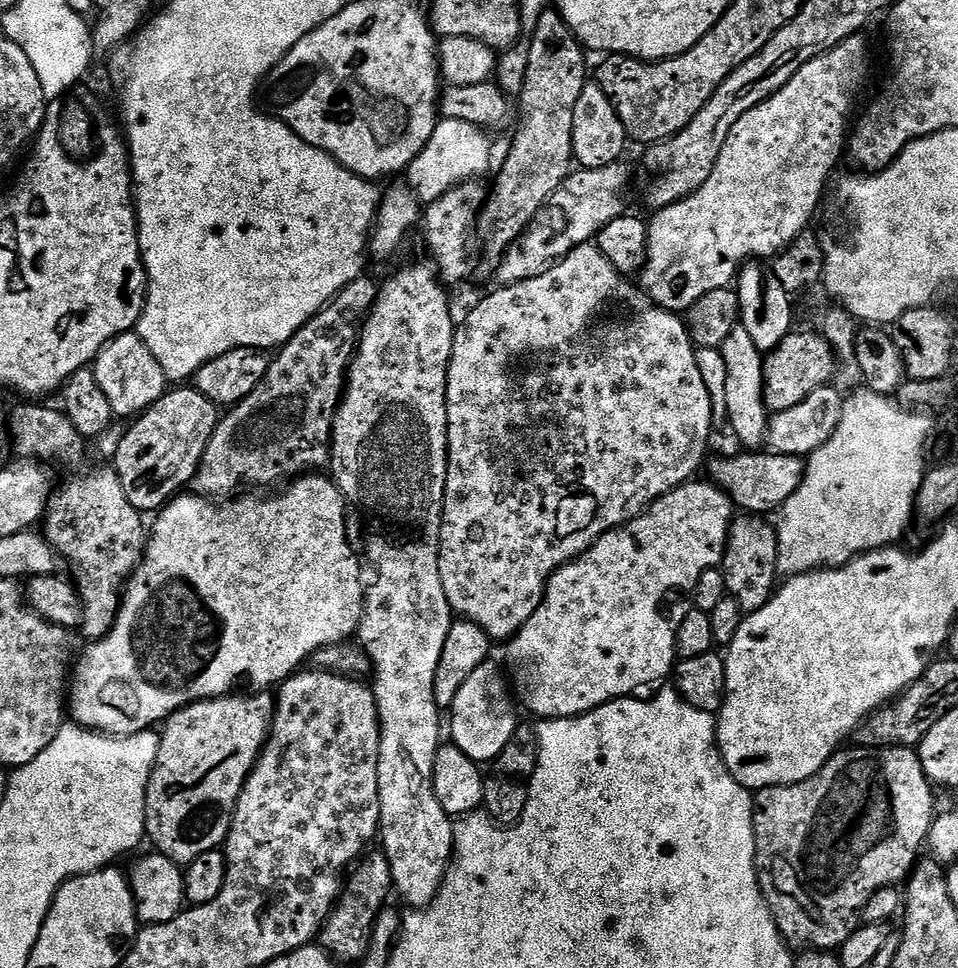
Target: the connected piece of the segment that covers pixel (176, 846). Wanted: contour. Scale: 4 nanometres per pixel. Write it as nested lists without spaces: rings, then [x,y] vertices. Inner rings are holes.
[[[264,690],[255,694],[233,694],[218,700],[199,700],[180,708],[168,717],[160,732],[160,749],[146,790],[146,818],[144,831],[152,839],[151,847],[161,856],[186,866],[198,854],[217,851],[228,839],[232,815],[242,786],[272,731],[272,717],[276,714],[275,699]]]

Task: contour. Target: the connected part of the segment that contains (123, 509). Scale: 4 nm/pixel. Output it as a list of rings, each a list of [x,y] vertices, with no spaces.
[[[112,466],[80,472],[61,488],[59,485],[48,498],[42,517],[42,535],[72,571],[71,579],[84,604],[85,641],[103,640],[114,626],[122,593],[144,554],[144,520],[130,498],[126,498],[126,490],[122,490],[122,482]]]

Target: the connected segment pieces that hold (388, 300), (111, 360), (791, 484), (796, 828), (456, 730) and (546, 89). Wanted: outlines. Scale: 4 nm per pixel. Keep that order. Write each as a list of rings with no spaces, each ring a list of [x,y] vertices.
[[[431,263],[408,264],[400,268],[385,284],[378,288],[376,305],[369,312],[364,326],[360,330],[360,339],[356,345],[352,363],[348,365],[348,375],[344,386],[344,395],[336,407],[336,417],[332,422],[332,443],[330,445],[330,476],[345,501],[352,504],[358,511],[364,512],[364,520],[368,523],[368,564],[372,569],[363,573],[364,581],[364,616],[358,629],[358,643],[368,656],[371,671],[376,672],[376,681],[371,681],[370,687],[376,695],[378,718],[380,719],[380,757],[378,758],[378,802],[380,803],[380,830],[378,833],[382,851],[390,862],[390,874],[395,895],[400,895],[413,909],[425,908],[440,892],[448,865],[454,855],[452,829],[453,817],[442,810],[438,798],[434,794],[434,758],[438,754],[442,737],[440,737],[440,716],[442,710],[434,698],[434,673],[438,670],[438,661],[442,659],[442,646],[446,646],[446,634],[450,634],[450,626],[454,622],[454,613],[446,598],[446,590],[442,590],[442,574],[440,573],[440,527],[444,517],[444,491],[446,490],[446,474],[448,473],[448,363],[454,346],[456,324],[452,320],[452,308],[448,305],[445,285],[442,283],[437,269]]]
[[[135,331],[114,337],[96,356],[91,369],[98,378],[98,386],[102,386],[102,394],[106,394],[106,399],[110,402],[113,417],[116,418],[138,416],[154,402],[162,399],[170,388],[170,382],[158,358],[150,354],[150,346],[146,346],[146,342],[142,342],[142,338]]]
[[[744,450],[741,456],[720,456],[707,465],[711,483],[730,497],[737,509],[748,514],[779,513],[802,486],[805,461],[799,456],[777,455],[771,450]]]
[[[848,746],[839,752],[835,752],[833,756],[826,762],[826,766],[822,766],[822,770],[818,770],[818,774],[814,774],[810,778],[806,778],[797,784],[787,784],[781,788],[761,788],[755,793],[752,801],[752,821],[754,822],[754,842],[756,843],[756,877],[760,883],[760,893],[764,896],[764,901],[768,903],[768,907],[772,910],[772,917],[778,926],[778,930],[783,934],[788,947],[793,950],[839,950],[846,942],[846,938],[850,938],[850,934],[854,934],[854,930],[860,927],[862,917],[864,915],[864,907],[866,902],[870,902],[870,898],[874,898],[874,894],[878,894],[878,890],[883,888],[895,888],[903,885],[905,881],[912,875],[912,869],[916,867],[921,859],[922,849],[928,843],[928,831],[932,828],[932,822],[937,815],[938,807],[936,808],[936,800],[932,797],[934,785],[929,780],[928,775],[922,770],[922,762],[920,761],[919,751],[910,748],[858,748]]]
[[[492,660],[485,661],[485,664],[466,678],[465,685],[458,690],[458,695],[450,709],[450,715],[452,715],[451,741],[468,758],[479,764],[495,761],[506,748],[506,743],[510,742],[510,738],[516,733],[518,727],[517,705],[509,683],[493,662]]]
[[[545,10],[530,36],[532,45],[526,48],[526,78],[518,93],[516,137],[508,148],[508,157],[496,181],[490,184],[482,213],[484,256],[491,262],[499,261],[511,244],[533,224],[554,190],[558,190],[570,174],[574,164],[574,106],[578,106],[578,98],[582,98],[584,85],[590,80],[586,49],[559,12]]]

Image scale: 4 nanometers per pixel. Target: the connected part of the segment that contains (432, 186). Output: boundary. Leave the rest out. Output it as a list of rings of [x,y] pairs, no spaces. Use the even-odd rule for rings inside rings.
[[[437,119],[436,129],[422,154],[414,158],[414,162],[406,169],[406,177],[410,183],[411,191],[416,193],[416,199],[421,205],[433,204],[442,194],[446,194],[452,188],[463,184],[465,180],[480,180],[488,172],[492,164],[492,144],[488,141],[489,133],[483,128],[474,126],[470,122],[458,122],[457,120]]]

